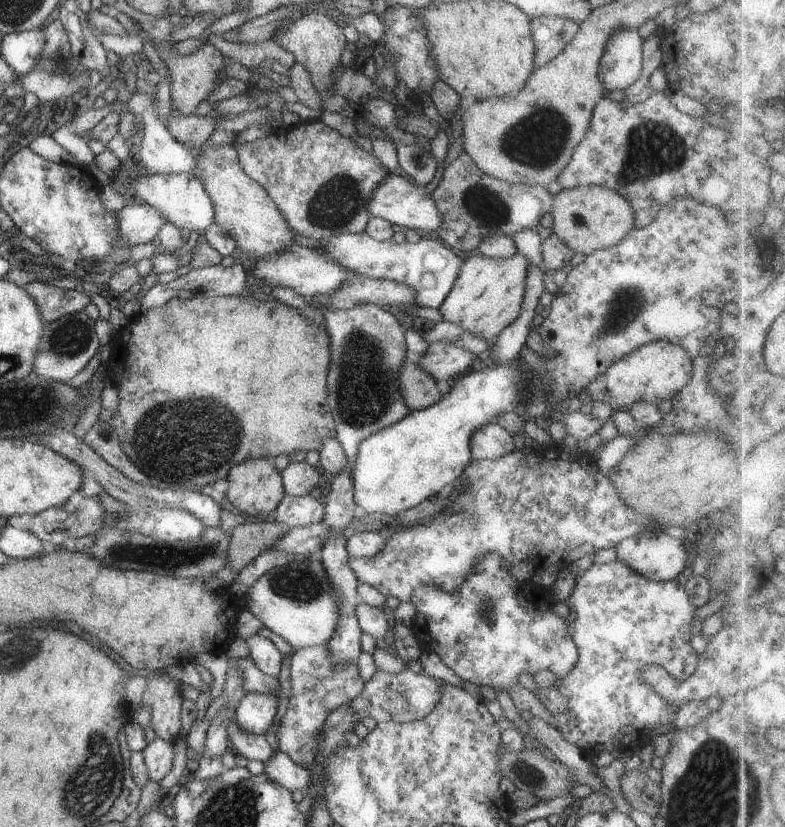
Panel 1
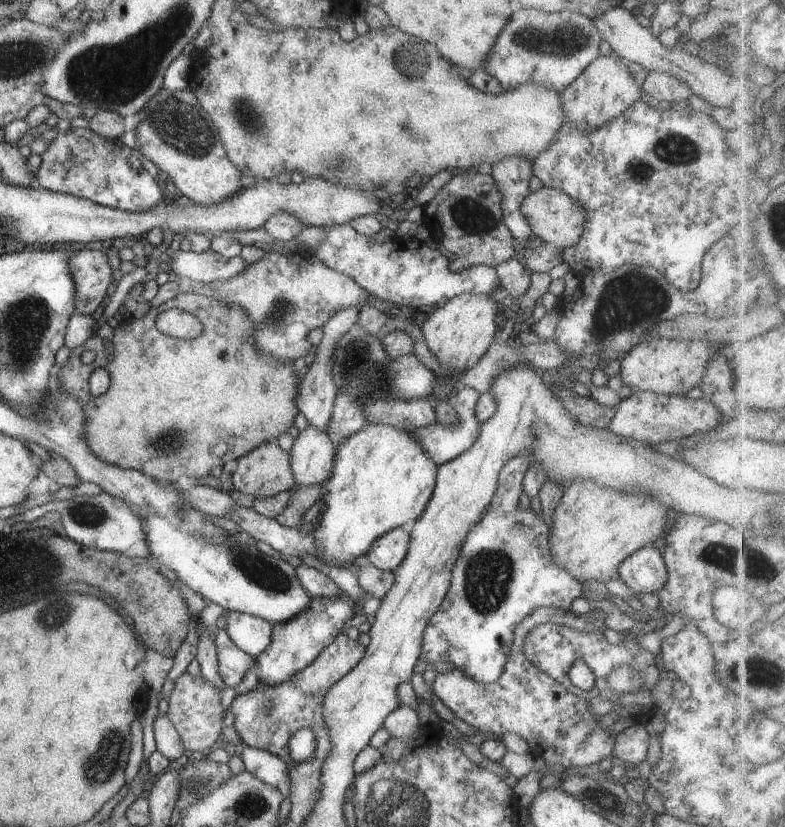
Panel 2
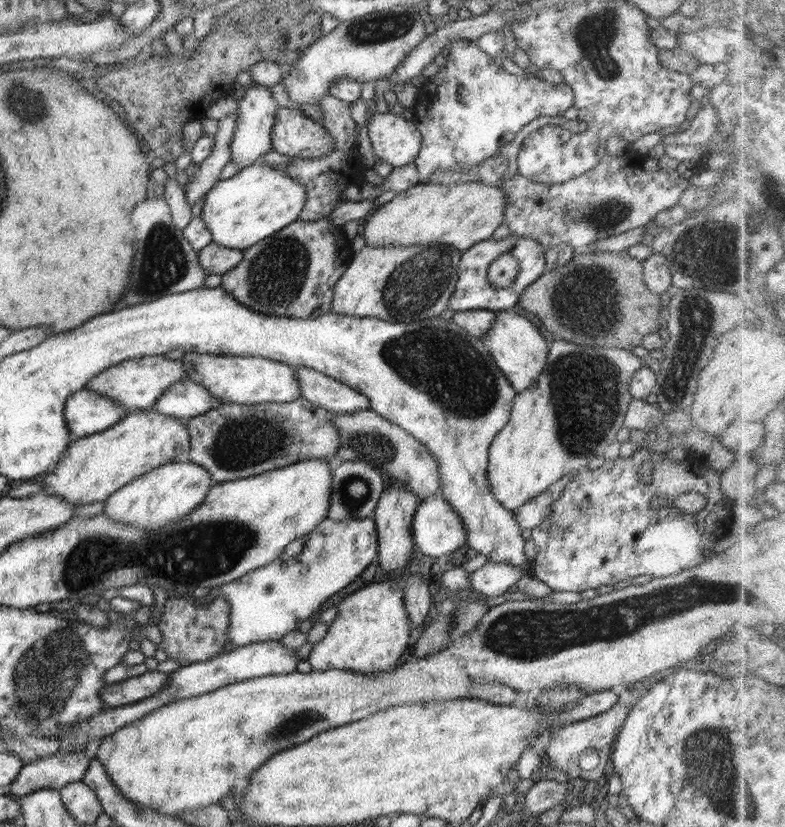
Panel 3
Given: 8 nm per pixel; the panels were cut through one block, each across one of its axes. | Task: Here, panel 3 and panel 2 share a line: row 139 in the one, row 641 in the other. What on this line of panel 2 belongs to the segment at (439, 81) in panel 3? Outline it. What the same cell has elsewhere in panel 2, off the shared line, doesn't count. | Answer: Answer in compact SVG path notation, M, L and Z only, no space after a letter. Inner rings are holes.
M518 454L502 467L498 488L488 510L482 515L482 520L470 528L460 546L458 560L452 569L450 588L440 608L424 629L420 658L429 667L436 662L446 662L453 664L453 667L462 670L476 682L496 682L502 676L506 658L510 654L510 646L514 642L514 626L518 626L518 622L522 622L534 610L544 606L569 610L576 598L585 596L582 584L576 578L572 578L566 570L562 570L554 560L550 560L549 526L532 508L522 508L520 504L522 480L531 467L530 464L530 454Z

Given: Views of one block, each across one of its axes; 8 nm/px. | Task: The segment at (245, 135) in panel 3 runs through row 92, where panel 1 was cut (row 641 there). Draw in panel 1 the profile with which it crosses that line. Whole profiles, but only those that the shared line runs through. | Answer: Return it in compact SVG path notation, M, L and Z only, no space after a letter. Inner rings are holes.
M258 633L246 637L245 641L248 645L249 657L256 663L256 666L262 672L278 677L280 670L282 670L284 656L278 651L274 643Z

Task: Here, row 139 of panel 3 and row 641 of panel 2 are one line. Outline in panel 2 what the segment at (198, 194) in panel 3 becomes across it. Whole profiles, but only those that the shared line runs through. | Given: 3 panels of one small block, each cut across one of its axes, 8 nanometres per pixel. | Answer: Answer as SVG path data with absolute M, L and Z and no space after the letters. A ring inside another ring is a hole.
M220 629L215 635L215 647L220 678L224 680L226 686L236 688L244 680L246 672L257 663L257 660L240 648L236 648L224 629Z

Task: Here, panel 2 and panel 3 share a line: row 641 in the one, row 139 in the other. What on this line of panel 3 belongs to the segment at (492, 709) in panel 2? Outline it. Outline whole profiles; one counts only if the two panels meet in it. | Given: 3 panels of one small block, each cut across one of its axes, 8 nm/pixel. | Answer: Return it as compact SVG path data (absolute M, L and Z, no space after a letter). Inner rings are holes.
M563 115L535 118L516 134L514 140L502 146L492 158L466 172L435 172L430 184L449 186L464 182L478 182L502 188L508 200L502 223L510 227L510 236L532 238L540 242L547 251L568 243L575 251L598 240L640 229L654 220L657 214L679 205L682 194L691 184L676 170L660 170L657 161L637 153L613 156L609 153L598 161L598 165L582 176L564 183L544 185L529 180L517 170L517 156L527 136L543 126L561 126L566 133L579 135L587 129L581 120L568 120Z

